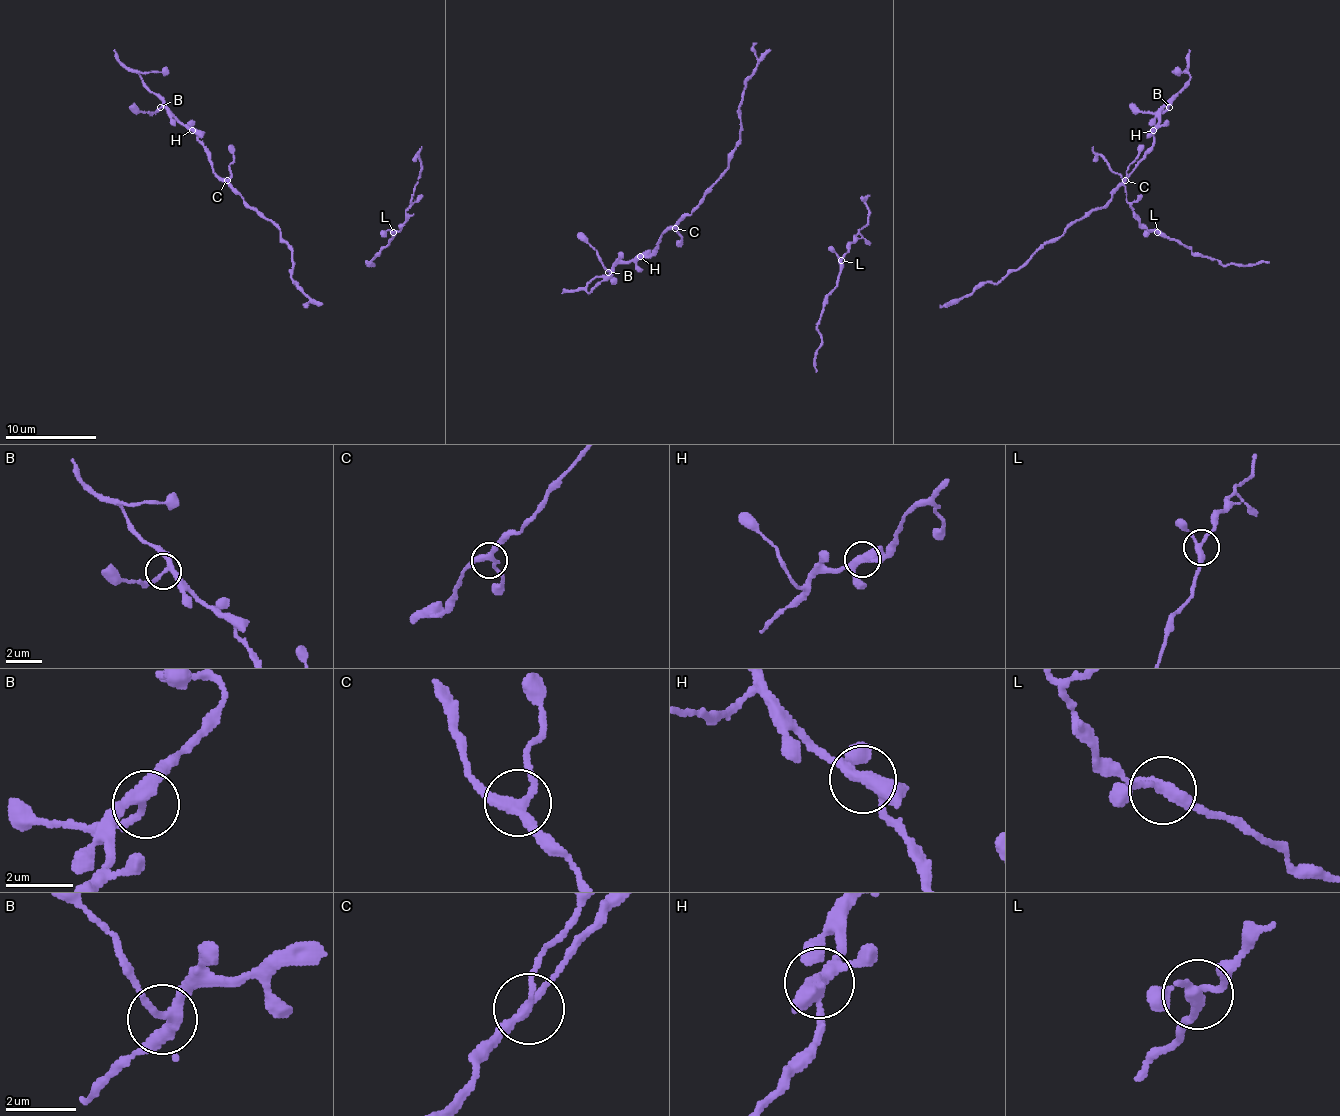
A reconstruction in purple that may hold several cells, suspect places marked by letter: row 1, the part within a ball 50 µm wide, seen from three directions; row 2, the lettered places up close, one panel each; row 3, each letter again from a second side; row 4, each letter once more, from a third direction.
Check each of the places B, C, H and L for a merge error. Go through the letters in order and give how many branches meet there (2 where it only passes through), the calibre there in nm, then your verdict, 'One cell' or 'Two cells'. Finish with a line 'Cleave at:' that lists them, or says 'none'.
B: Branches: 3. Thickness 280 nm. One cell
C: Branches: 3. Thickness 280 nm. One cell
H: Branches: 4. Thickness 360 nm. One cell
L: Branches: 3. Thickness 260 nm. One cell
Cleave at: none

